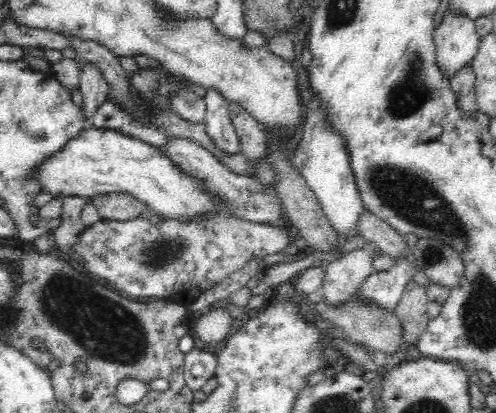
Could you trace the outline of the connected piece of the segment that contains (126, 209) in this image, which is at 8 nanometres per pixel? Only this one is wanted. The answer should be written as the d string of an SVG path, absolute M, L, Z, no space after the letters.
M126 193L100 194L89 201L98 209L103 220L118 222L141 216L147 208L143 202Z

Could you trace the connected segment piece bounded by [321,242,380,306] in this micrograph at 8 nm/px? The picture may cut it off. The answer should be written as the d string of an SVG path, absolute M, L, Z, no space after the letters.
M372 243L364 248L348 251L325 266L322 290L327 304L338 306L349 301L358 286L375 272L372 261L380 253Z

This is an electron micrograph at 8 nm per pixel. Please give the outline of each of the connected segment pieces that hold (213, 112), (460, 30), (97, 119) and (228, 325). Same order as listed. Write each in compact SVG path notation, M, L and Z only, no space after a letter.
M214 88L207 90L203 100L206 106L204 126L214 147L227 156L240 153L240 138L229 115L230 103Z
M447 10L433 33L436 62L446 78L454 76L452 72L471 66L480 45L474 20L468 18L467 14L454 14Z
M109 100L98 108L92 120L92 126L96 129L117 131L122 135L142 140L153 147L164 146L167 141L167 135L162 130L158 130L152 125L146 127L144 123L134 121L132 116L124 113L122 109L114 105L114 102Z
M210 308L197 315L193 332L199 346L217 350L232 334L232 316L228 309Z

